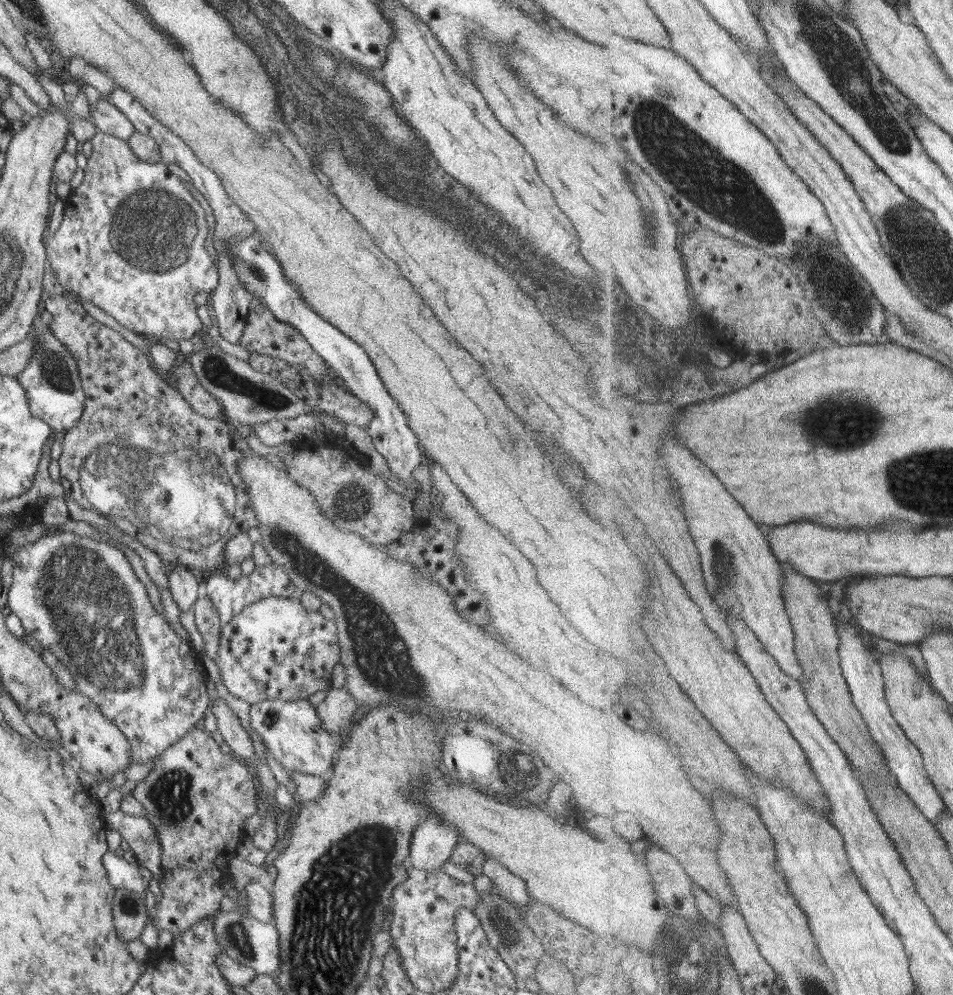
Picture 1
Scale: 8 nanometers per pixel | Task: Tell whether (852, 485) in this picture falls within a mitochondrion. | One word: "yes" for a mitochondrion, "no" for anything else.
no

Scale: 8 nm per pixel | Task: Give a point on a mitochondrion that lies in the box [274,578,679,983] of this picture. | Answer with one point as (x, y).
(500, 919)

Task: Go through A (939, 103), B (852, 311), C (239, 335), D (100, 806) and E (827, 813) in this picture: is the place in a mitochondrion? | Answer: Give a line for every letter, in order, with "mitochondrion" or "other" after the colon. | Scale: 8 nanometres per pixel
A: other
B: mitochondrion
C: other
D: other
E: other

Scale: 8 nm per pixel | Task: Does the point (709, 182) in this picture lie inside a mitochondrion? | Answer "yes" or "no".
yes

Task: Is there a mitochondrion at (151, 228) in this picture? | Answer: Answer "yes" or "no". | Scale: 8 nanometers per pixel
yes

